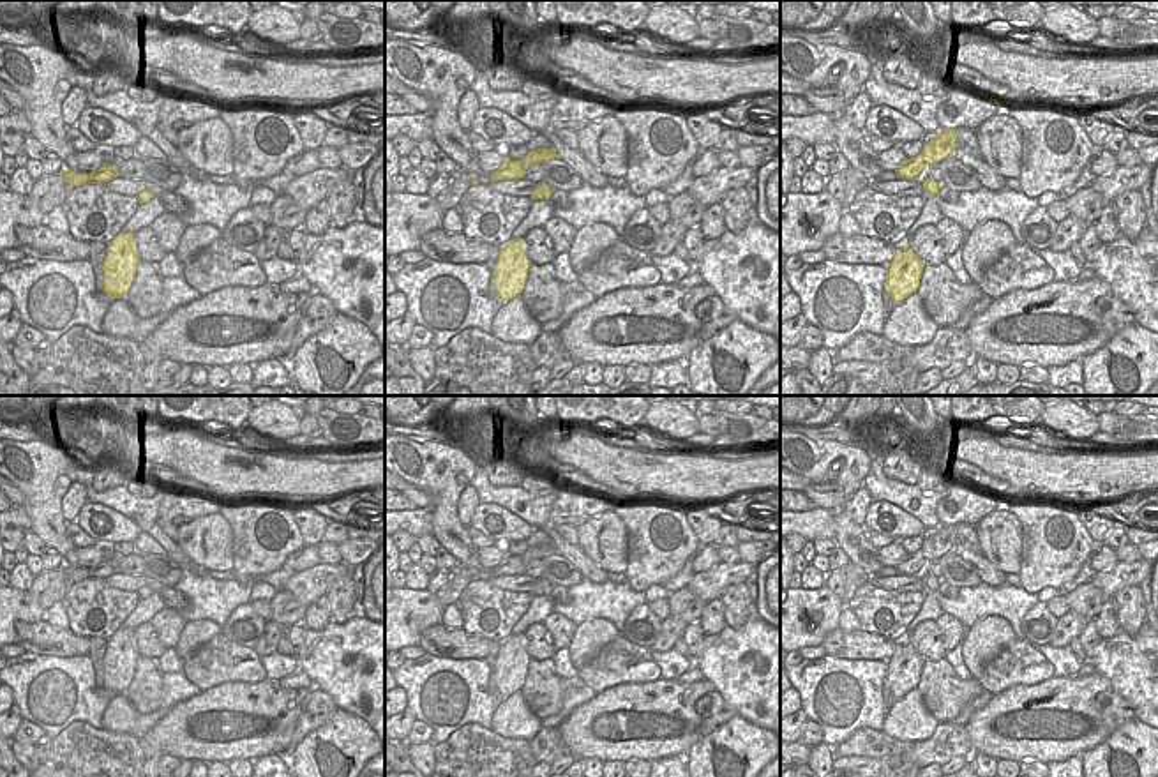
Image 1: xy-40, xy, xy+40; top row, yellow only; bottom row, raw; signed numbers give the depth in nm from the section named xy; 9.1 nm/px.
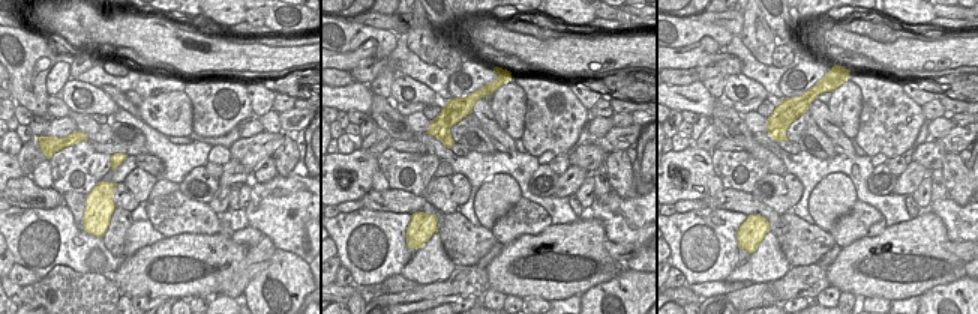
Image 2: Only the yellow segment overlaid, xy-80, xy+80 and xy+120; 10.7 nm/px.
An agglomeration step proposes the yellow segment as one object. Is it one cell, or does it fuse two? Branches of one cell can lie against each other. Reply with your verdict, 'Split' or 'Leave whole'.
Split.

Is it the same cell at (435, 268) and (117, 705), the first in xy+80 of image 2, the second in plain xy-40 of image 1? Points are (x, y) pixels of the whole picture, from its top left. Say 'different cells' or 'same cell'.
same cell

